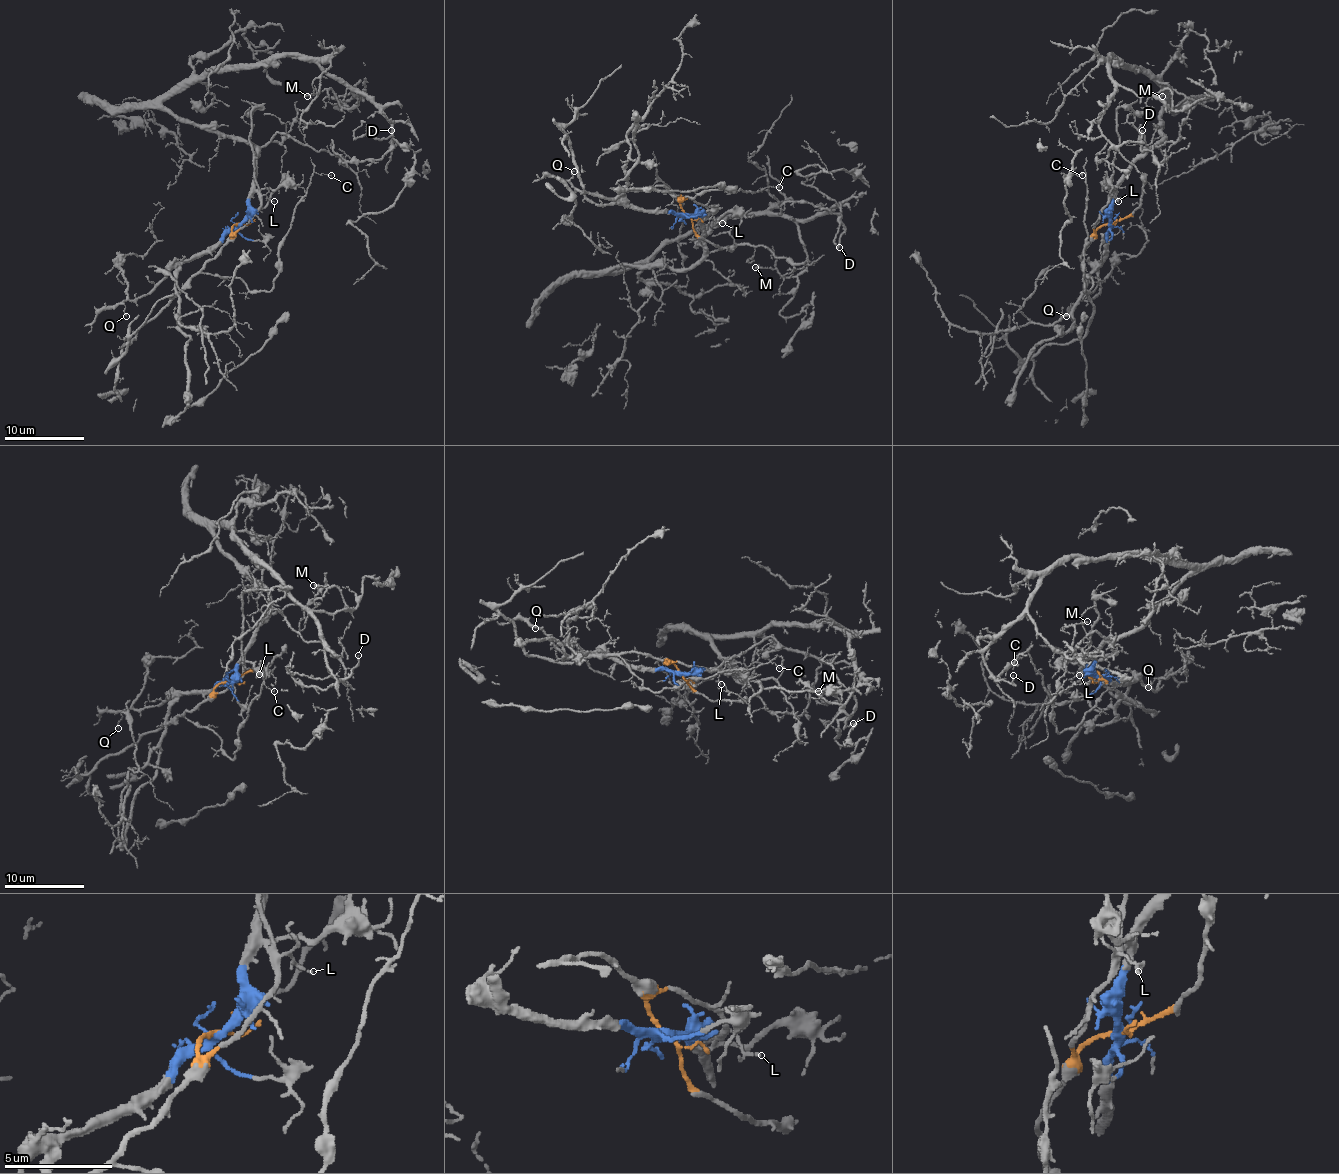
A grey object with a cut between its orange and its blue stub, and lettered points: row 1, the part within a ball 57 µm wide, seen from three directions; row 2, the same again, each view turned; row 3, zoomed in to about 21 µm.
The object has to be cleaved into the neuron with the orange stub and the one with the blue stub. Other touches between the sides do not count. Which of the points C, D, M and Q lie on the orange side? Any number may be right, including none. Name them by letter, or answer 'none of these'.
C

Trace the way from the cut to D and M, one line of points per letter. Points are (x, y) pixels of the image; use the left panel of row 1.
D: (240, 223), (254, 147), (181, 122), (167, 100), (214, 72), (310, 58), (364, 96), (392, 145), (390, 130)
M: (240, 223), (254, 147), (163, 104), (276, 56), (310, 58), (358, 96), (350, 108), (330, 90), (306, 96)

